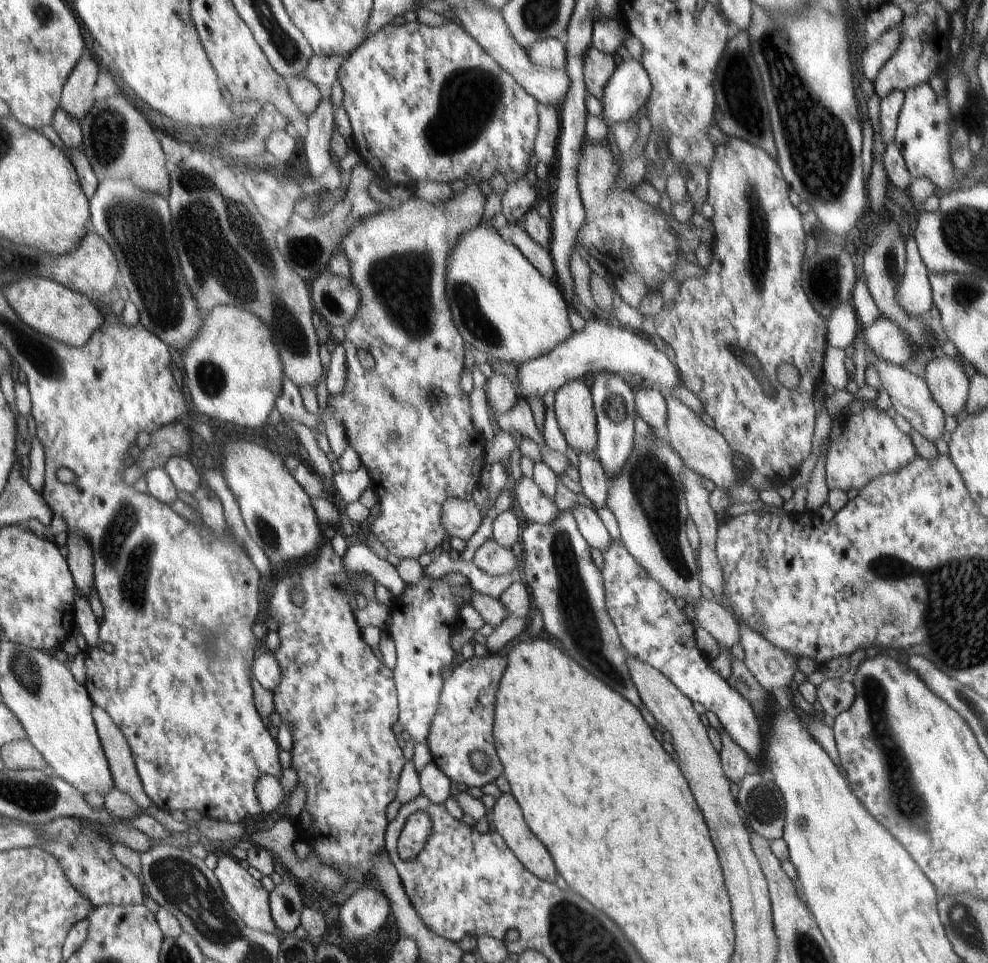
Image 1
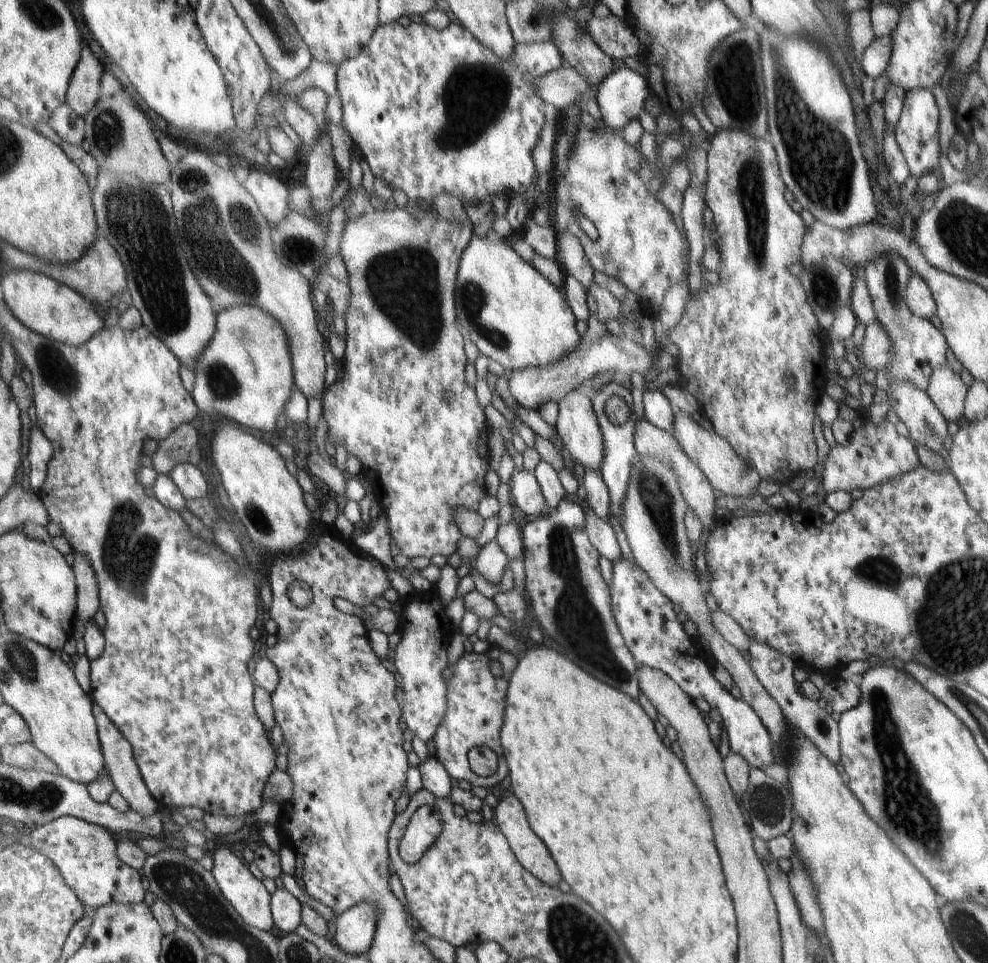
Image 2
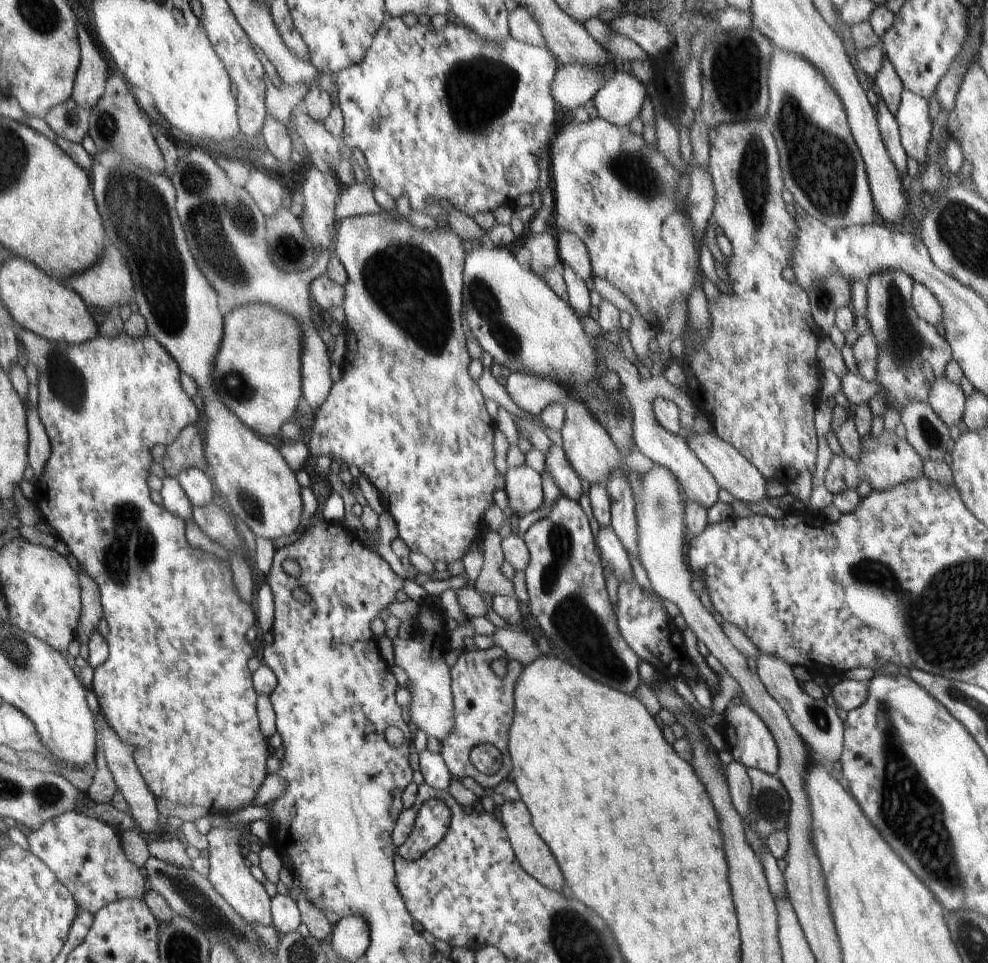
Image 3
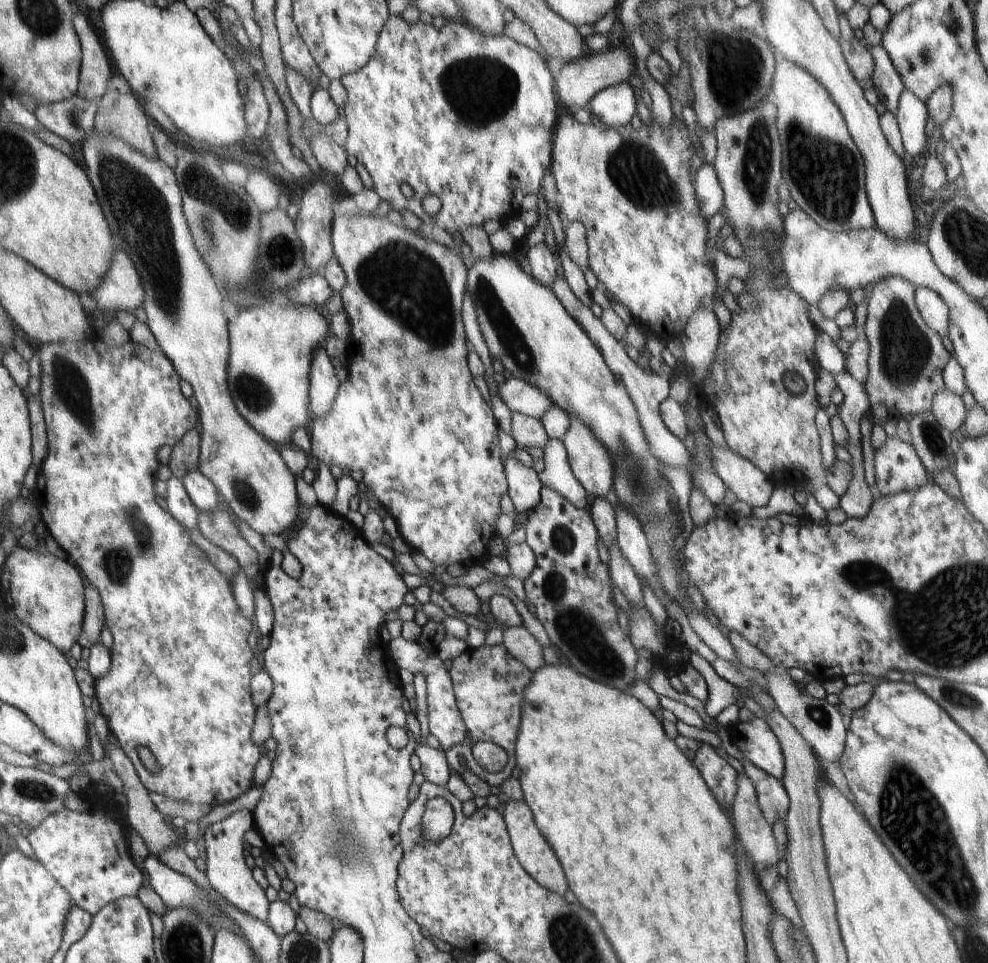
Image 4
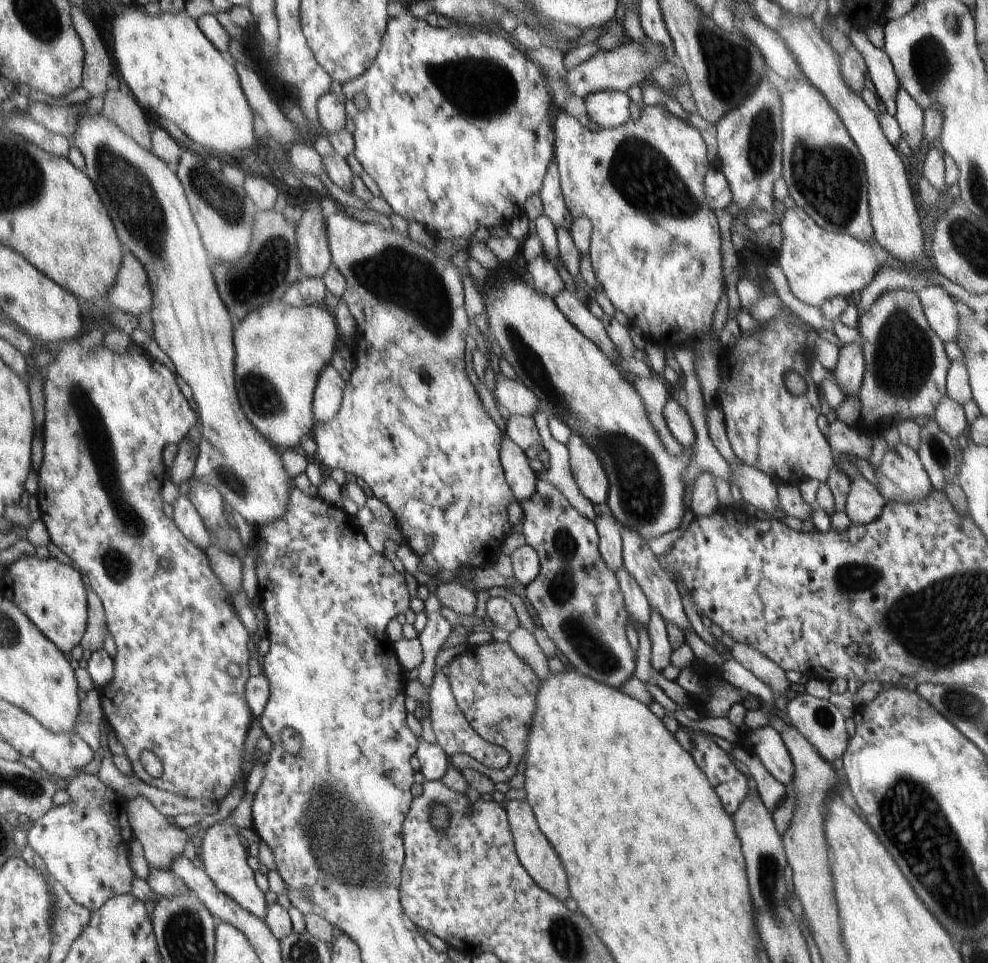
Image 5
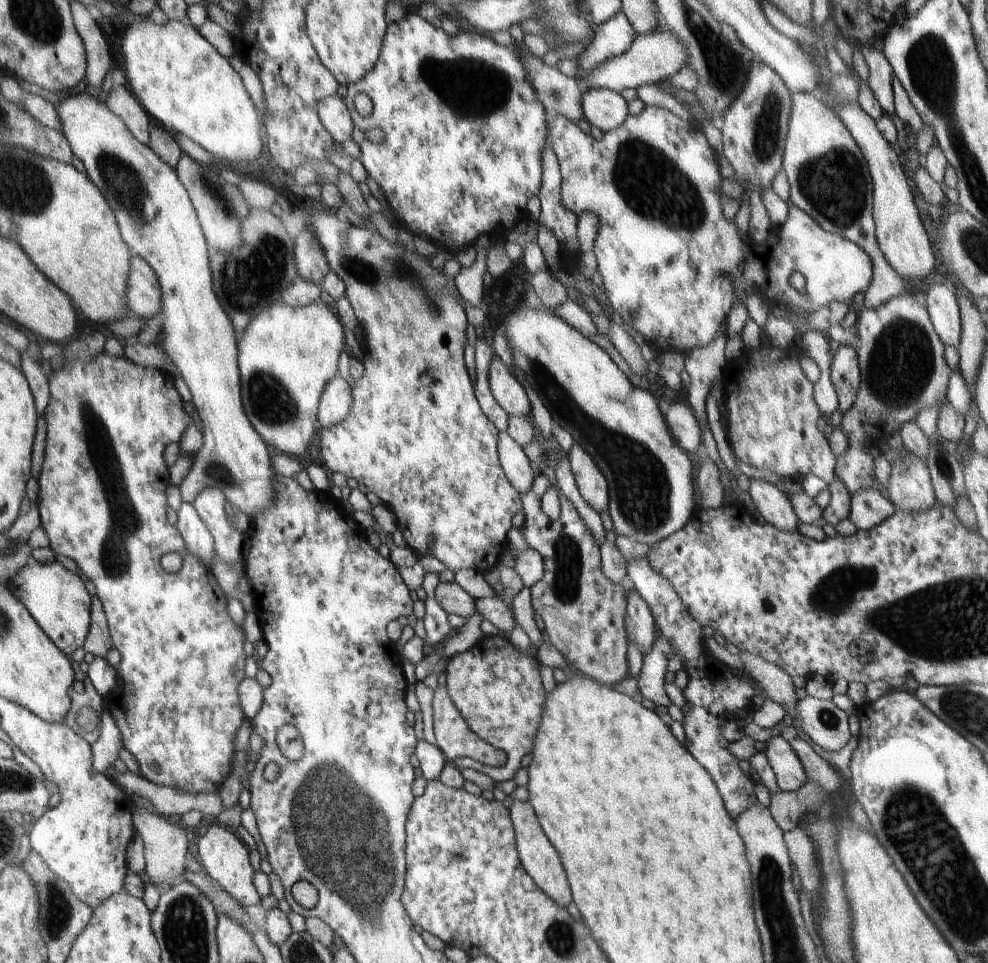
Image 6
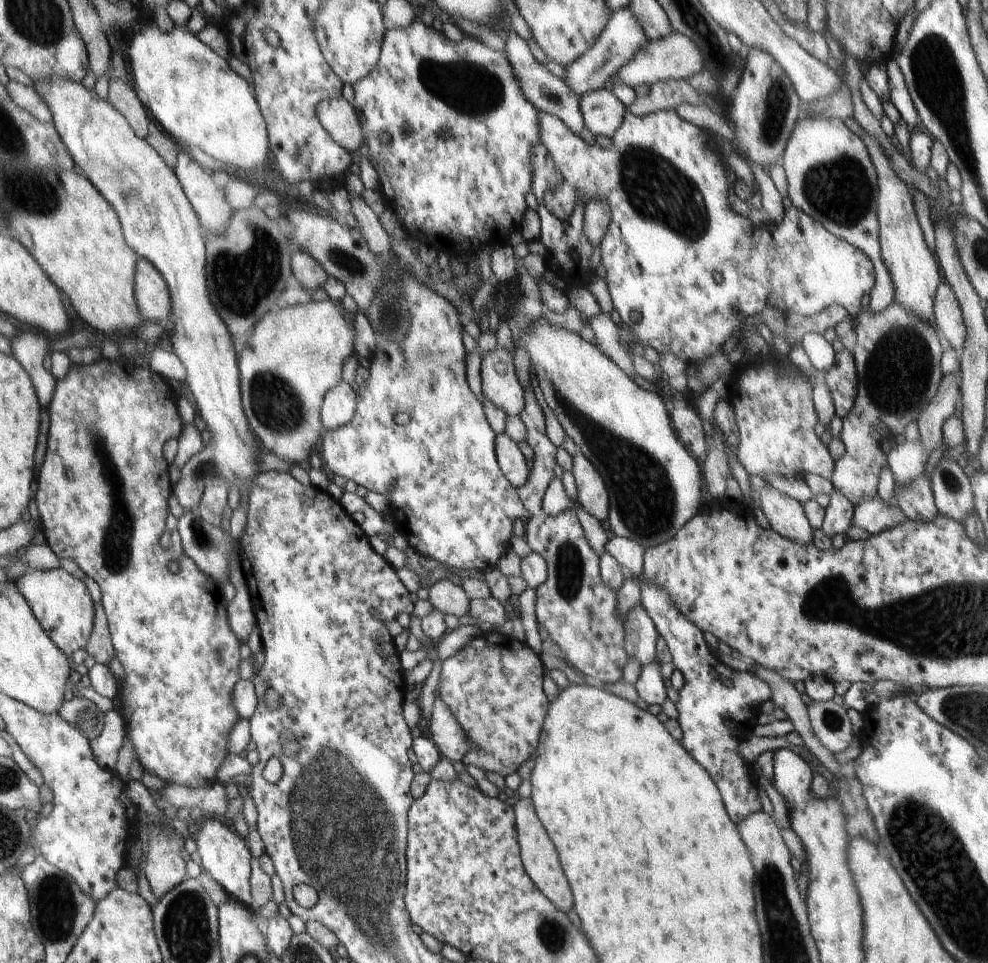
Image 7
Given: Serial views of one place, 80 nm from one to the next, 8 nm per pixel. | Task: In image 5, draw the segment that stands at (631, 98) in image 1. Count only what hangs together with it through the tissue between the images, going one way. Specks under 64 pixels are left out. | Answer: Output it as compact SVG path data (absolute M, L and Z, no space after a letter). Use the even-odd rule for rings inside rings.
M600 91L585 99L586 112L600 129L615 129L630 119L630 98L622 91Z

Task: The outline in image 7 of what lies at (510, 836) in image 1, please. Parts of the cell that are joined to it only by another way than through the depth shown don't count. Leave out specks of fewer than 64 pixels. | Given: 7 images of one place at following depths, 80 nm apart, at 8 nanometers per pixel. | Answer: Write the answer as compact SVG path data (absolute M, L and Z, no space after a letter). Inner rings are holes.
M518 797L516 804L513 806L515 814L516 830L518 833L519 849L521 852L521 861L526 874L532 879L534 886L545 894L545 897L564 914L572 910L572 891L570 884L562 872L562 865L558 860L554 843L550 840L548 833L540 820L538 820L531 798Z

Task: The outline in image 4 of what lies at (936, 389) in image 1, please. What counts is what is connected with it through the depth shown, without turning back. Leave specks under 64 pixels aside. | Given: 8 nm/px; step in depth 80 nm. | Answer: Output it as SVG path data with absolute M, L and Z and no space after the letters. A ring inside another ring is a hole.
M944 388L933 396L933 415L938 424L950 434L961 430L966 420L967 410L964 408L962 399L953 392Z

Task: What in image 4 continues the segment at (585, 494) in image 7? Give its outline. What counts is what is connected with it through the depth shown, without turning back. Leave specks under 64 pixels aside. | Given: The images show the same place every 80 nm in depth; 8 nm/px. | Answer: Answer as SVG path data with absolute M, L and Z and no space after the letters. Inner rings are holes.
M570 416L569 422L570 425L562 438L562 444L566 448L572 473L576 476L576 480L582 484L582 488L586 490L590 499L605 498L606 494L612 490L614 480L615 462L612 462L612 454L602 446L602 442L594 436L594 432L590 432L590 428L584 426L578 418Z

